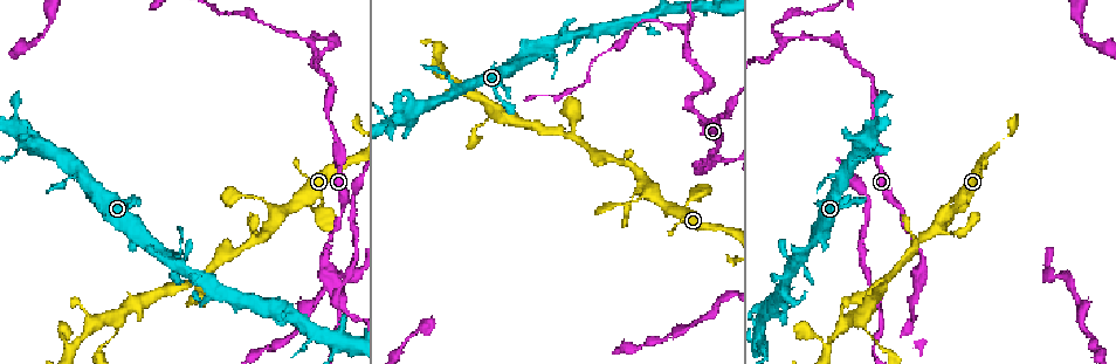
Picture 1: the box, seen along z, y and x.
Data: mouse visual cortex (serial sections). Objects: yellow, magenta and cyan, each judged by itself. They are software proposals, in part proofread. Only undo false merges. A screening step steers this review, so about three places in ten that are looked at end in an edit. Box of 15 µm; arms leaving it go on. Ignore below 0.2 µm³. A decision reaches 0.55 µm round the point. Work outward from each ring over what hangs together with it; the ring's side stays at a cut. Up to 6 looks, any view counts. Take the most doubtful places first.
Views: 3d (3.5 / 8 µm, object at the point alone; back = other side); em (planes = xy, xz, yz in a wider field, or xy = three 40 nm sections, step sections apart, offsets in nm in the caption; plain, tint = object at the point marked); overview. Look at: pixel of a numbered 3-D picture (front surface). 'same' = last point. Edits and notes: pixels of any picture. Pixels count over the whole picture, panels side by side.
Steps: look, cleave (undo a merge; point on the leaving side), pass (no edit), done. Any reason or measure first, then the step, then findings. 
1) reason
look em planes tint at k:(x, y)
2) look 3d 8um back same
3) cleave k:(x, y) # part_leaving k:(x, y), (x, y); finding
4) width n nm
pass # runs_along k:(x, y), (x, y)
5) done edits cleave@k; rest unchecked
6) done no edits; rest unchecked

a fork
look 3d 3.5um at 1:(493, 110)

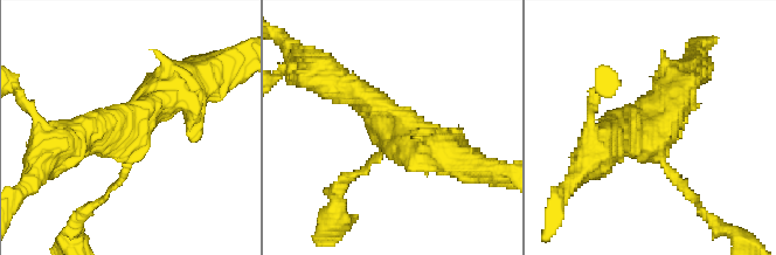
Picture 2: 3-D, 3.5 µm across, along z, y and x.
arms 3; arm_widths 100, 350, 600 nm
pass # runs_along 2:(448, 156), (411, 144), (330, 81); one cell here

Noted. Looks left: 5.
sharp bend
look 3d 3.5um at 1:(337, 38)

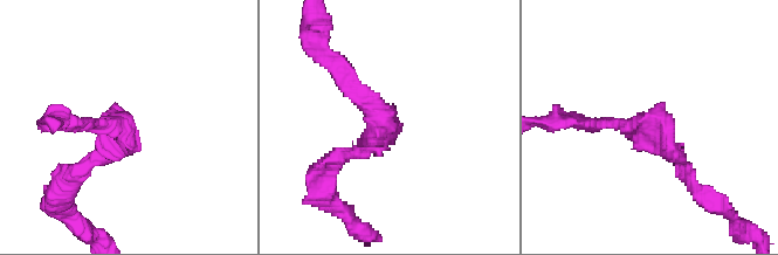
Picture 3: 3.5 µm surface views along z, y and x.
arm_widths 200, 200 nm; shape alone is not enough
look em planes tint at 3:(123, 125)

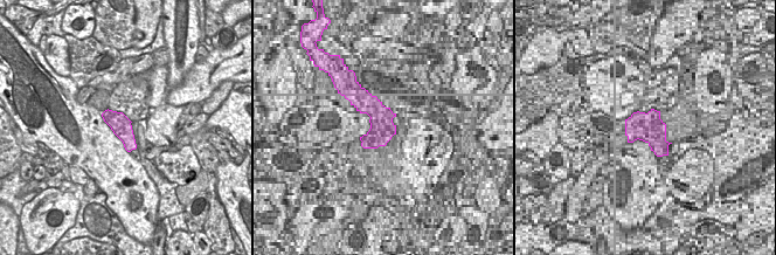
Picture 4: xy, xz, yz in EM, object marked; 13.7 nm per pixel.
pass # continuous, no second cell

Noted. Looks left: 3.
sudden change in width
look 3d 3.5um at 1:(385, 117)

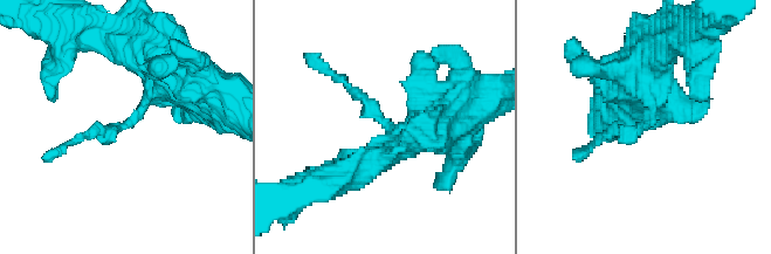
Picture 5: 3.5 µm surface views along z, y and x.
arm_widths 200, 700 nm; need the tissue
look em xy step 3 tint at 5:(647, 119)

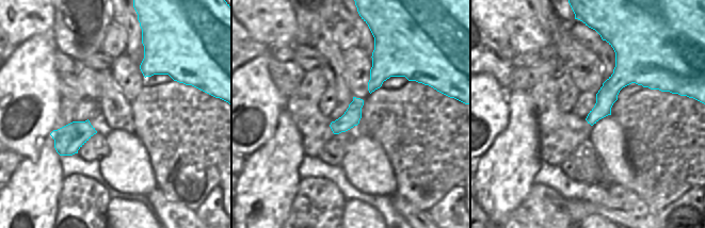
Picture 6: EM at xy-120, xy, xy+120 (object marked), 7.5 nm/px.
pass # runs_along 5:(188, 81), (173, 70), (126, 124), (81, 135); all the same cell

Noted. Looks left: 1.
done no edits; rest unchecked

